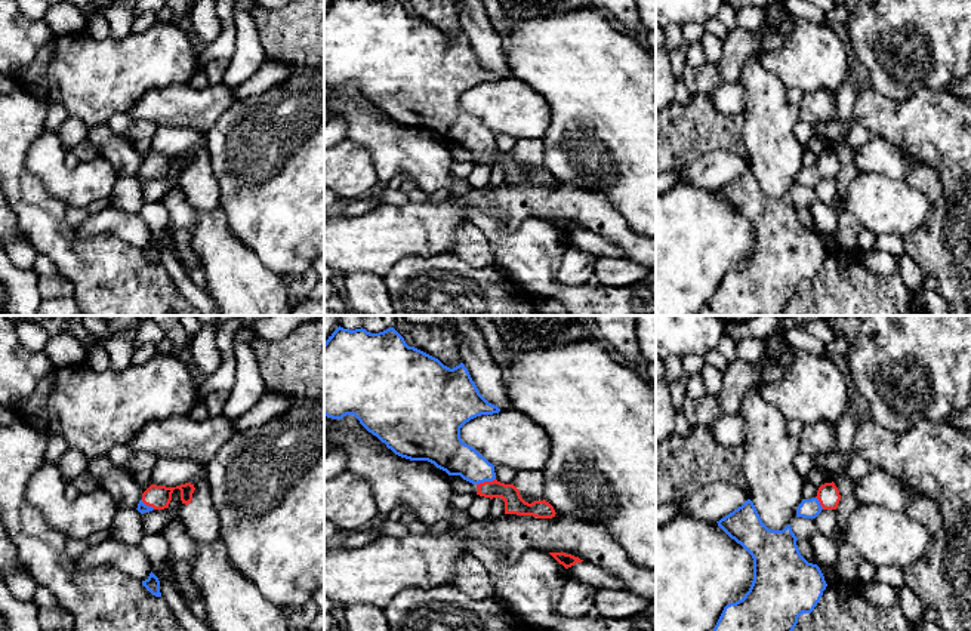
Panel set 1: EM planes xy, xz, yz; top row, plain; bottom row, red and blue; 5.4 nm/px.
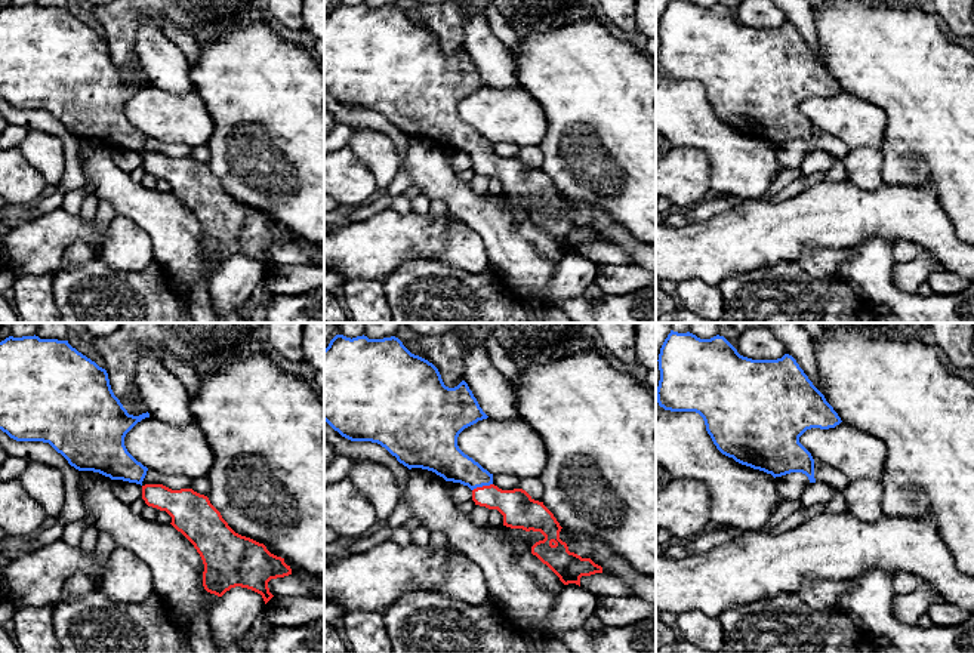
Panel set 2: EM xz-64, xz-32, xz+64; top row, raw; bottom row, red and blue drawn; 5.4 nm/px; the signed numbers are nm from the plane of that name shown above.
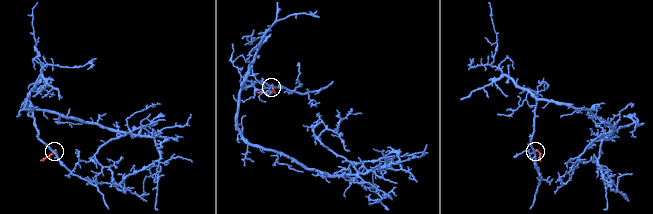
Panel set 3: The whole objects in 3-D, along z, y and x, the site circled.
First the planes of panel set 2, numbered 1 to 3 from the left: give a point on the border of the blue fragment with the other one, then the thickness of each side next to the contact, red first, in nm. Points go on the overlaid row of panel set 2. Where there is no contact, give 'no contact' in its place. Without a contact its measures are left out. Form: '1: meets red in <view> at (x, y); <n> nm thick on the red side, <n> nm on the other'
1: no contact
2: meets red in xz-32 at (483, 486); 190 nm thick on the red side, 190 nm on the other
3: no contact

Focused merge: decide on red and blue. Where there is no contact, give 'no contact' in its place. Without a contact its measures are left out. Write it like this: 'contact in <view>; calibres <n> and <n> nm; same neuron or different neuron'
contact in xz; calibres 110 and 190 nm; same neuron

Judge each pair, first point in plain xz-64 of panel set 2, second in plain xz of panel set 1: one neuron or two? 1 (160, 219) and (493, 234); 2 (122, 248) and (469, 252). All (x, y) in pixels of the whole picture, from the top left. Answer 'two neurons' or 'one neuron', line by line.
1: one neuron
2: one neuron

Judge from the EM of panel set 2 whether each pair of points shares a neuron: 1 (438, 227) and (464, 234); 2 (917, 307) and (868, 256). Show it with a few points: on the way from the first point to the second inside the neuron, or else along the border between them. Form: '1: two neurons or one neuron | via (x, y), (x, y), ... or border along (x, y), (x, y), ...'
1: two neurons | border along (458, 219), (450, 224), (444, 250), (437, 259)
2: one neuron | via (900, 304), (871, 273)

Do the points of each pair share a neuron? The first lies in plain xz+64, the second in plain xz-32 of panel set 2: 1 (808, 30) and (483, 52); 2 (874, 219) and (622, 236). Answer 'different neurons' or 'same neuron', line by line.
1: same neuron
2: same neuron

